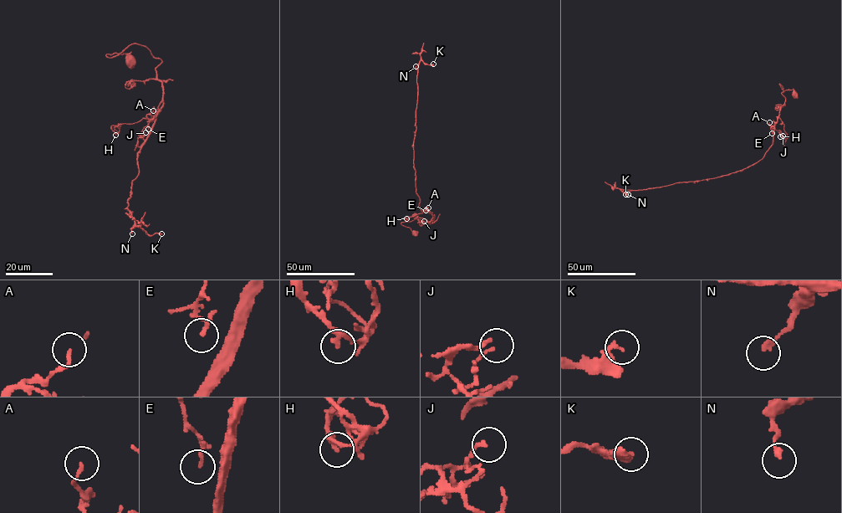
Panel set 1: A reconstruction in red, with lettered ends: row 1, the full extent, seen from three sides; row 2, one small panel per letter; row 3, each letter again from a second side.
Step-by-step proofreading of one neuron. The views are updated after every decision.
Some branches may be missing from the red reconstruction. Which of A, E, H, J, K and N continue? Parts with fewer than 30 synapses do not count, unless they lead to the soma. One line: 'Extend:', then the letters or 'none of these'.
Extend: none of these

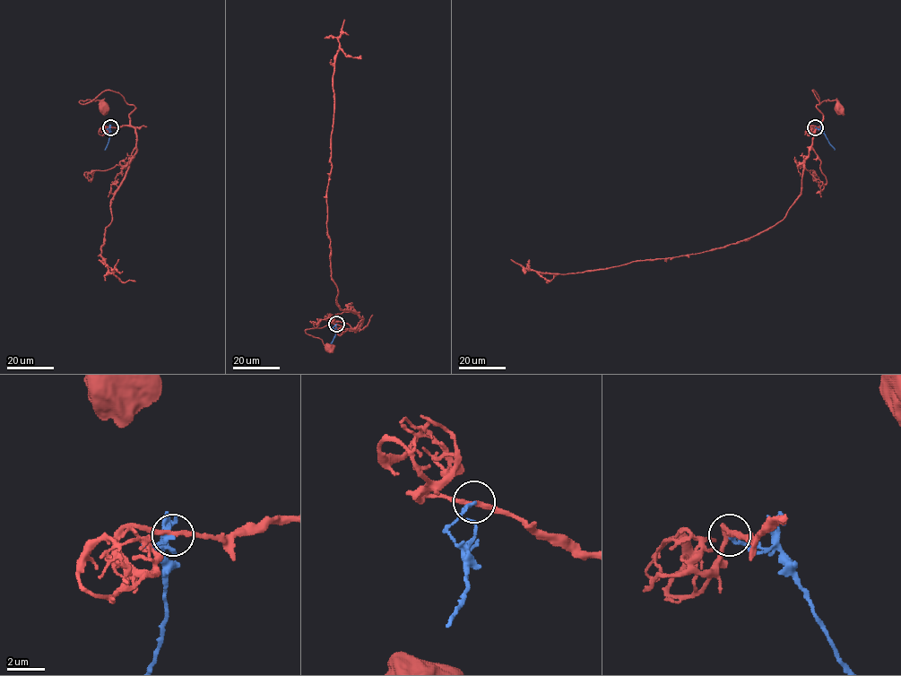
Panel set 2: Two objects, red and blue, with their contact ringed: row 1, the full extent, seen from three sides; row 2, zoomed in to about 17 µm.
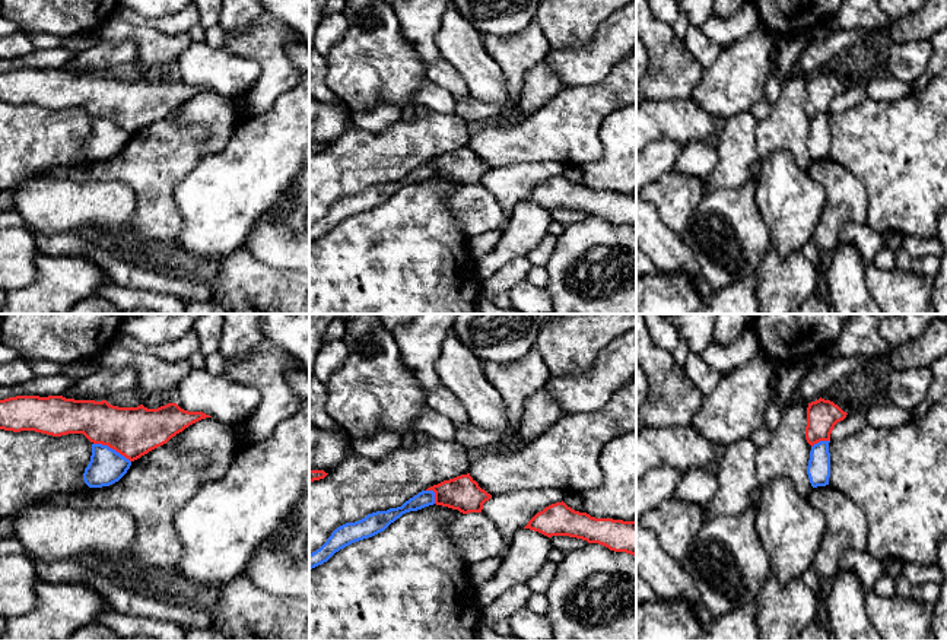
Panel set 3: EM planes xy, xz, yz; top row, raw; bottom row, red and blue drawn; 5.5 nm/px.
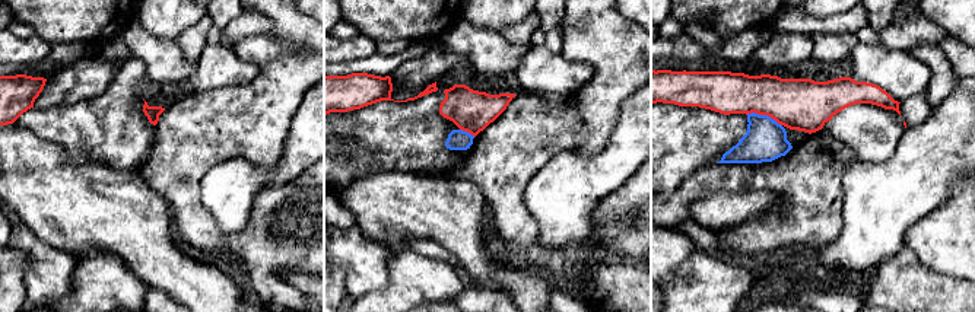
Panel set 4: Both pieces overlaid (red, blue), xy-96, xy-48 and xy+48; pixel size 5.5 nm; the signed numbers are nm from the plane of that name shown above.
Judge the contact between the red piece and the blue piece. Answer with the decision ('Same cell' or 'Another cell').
Another cell

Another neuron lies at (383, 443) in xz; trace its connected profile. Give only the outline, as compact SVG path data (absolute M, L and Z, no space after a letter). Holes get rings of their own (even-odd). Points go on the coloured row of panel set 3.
M379 429L368 438L353 441L357 456L382 460L401 447L403 437L388 429Z

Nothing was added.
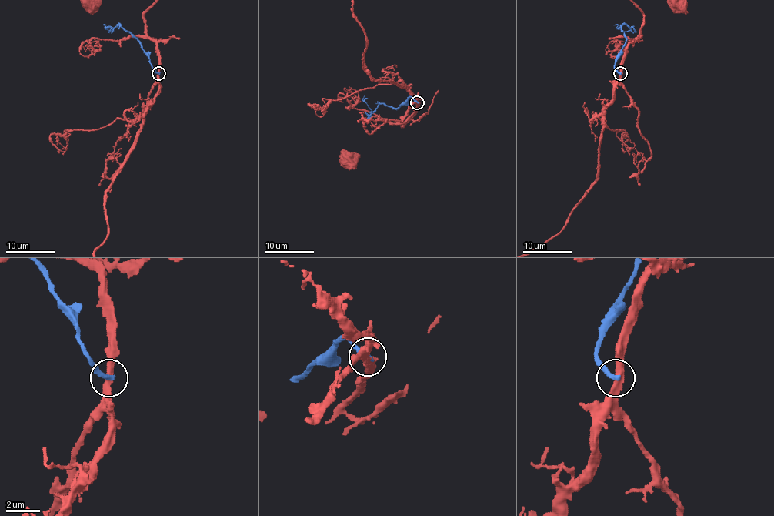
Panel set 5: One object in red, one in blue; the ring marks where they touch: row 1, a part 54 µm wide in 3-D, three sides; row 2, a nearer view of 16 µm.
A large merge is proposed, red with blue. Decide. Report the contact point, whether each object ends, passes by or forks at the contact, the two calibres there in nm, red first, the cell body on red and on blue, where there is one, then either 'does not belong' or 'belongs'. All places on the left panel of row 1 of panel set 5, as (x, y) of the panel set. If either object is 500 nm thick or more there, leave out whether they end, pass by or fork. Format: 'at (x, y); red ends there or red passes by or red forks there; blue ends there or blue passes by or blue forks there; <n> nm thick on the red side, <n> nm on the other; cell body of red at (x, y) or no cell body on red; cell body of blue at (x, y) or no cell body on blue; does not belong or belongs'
at (158, 73); red passes by; blue ends there; 380 nm thick on the red side, 300 nm on the other; cell body of red at (90, 1); no cell body on blue; does not belong

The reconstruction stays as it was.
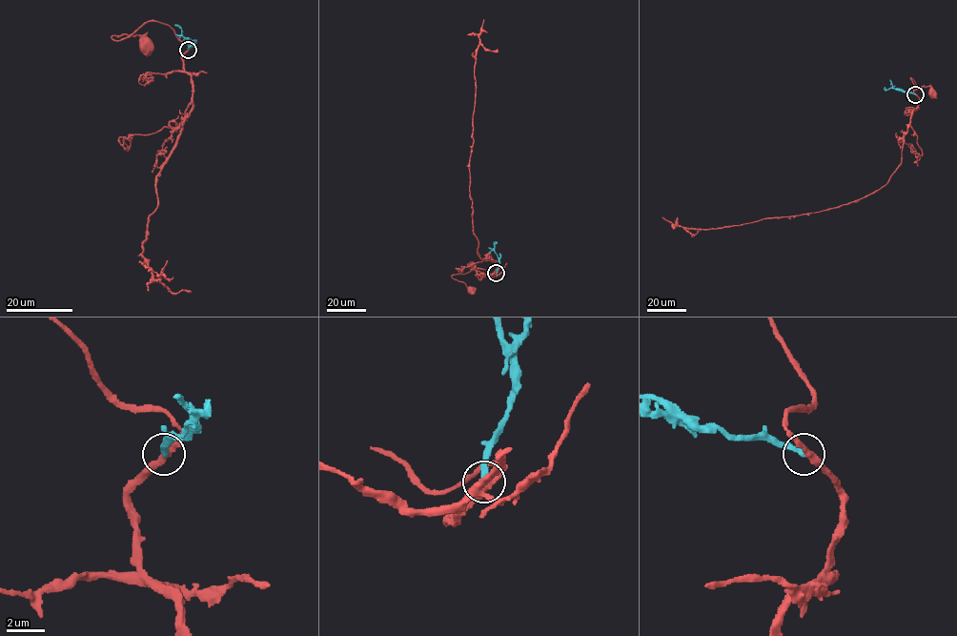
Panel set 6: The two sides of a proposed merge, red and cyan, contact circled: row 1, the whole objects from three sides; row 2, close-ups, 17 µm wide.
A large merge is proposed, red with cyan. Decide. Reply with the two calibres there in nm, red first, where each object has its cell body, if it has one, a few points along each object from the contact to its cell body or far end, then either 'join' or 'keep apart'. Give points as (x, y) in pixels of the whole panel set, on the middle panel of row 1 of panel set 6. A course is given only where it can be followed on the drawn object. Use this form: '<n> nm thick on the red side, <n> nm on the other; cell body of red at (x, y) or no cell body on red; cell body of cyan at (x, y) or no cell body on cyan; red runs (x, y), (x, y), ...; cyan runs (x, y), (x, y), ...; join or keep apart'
320 nm thick on the red side, 280 nm on the other; cell body of red at (472, 290); no cell body on cyan; red runs (496, 273), (478, 269), (452, 276), (471, 289); cyan runs (496, 273), (499, 258), (494, 243), (497, 242); join

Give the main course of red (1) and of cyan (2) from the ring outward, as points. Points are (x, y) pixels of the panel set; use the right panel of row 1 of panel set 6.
1: (915, 94), (913, 91), (916, 88), (911, 78), (917, 89), (929, 86), (931, 92)
2: (915, 94), (885, 87)

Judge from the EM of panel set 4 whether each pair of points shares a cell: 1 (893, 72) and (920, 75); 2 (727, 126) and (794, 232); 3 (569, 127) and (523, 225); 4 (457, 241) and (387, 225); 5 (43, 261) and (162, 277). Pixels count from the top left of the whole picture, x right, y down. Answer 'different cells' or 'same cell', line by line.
1: same cell
2: different cells
3: same cell
4: same cell
5: different cells

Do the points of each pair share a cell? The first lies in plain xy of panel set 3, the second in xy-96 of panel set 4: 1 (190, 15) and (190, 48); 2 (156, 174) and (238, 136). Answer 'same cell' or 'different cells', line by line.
1: same cell
2: same cell

